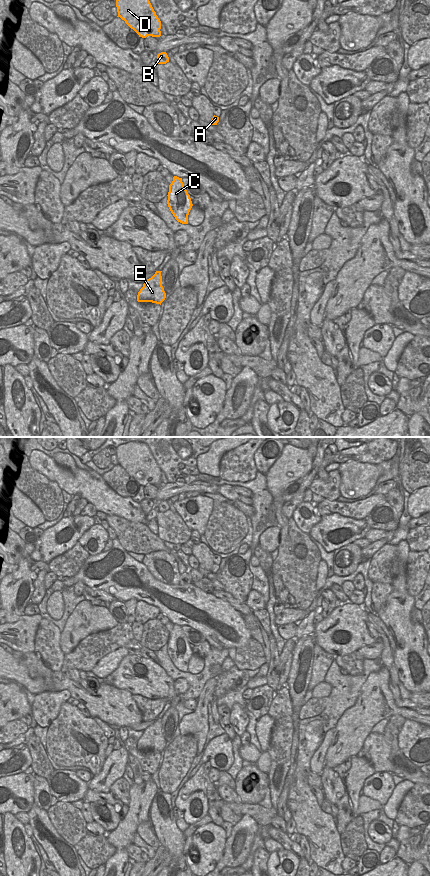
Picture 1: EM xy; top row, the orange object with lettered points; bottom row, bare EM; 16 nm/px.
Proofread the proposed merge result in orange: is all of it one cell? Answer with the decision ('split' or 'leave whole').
leave whole

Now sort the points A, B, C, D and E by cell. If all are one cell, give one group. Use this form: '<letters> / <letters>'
A B C D E

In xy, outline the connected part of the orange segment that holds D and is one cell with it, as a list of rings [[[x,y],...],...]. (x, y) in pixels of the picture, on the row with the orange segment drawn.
[[[116,0],[118,16],[139,37],[161,36],[161,21],[149,0]]]

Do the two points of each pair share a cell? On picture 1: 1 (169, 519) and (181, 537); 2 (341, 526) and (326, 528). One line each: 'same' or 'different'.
1: same
2: same

